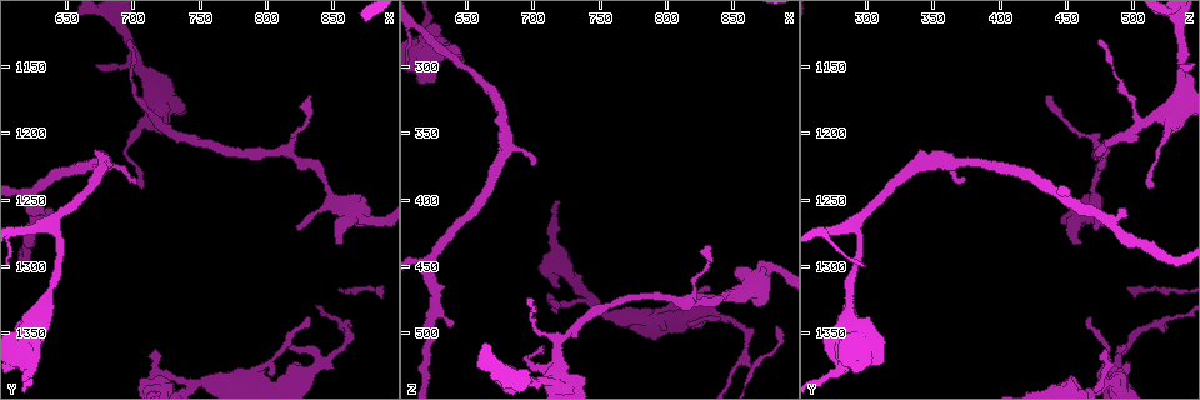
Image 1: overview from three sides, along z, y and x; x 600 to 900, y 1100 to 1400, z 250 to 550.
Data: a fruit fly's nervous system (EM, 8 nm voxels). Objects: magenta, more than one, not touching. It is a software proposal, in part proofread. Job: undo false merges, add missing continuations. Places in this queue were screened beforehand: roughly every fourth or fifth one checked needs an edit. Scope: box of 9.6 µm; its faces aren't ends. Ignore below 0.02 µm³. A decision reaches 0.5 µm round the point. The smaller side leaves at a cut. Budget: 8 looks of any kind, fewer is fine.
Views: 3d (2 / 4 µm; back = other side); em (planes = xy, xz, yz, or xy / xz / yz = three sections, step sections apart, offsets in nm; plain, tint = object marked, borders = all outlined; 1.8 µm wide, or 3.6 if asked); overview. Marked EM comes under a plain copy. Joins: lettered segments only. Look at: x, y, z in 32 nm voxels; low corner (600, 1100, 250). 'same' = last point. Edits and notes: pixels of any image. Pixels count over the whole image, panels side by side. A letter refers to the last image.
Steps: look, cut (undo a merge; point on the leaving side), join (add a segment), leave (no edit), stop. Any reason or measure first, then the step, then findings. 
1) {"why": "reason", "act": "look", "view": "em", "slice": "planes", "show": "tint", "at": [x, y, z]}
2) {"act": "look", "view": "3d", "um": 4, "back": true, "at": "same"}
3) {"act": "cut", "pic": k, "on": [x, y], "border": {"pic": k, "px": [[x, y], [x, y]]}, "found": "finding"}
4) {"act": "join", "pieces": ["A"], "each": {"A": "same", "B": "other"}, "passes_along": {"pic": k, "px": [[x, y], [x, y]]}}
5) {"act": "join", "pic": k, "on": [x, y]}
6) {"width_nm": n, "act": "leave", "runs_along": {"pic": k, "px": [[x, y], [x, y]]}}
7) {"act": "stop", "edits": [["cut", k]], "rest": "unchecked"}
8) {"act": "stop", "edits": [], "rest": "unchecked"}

{"why": "branch stops here", "act": "look", "view": "em", "slice": "planes", "show": "tint", "at": [696, 1132, 474]}

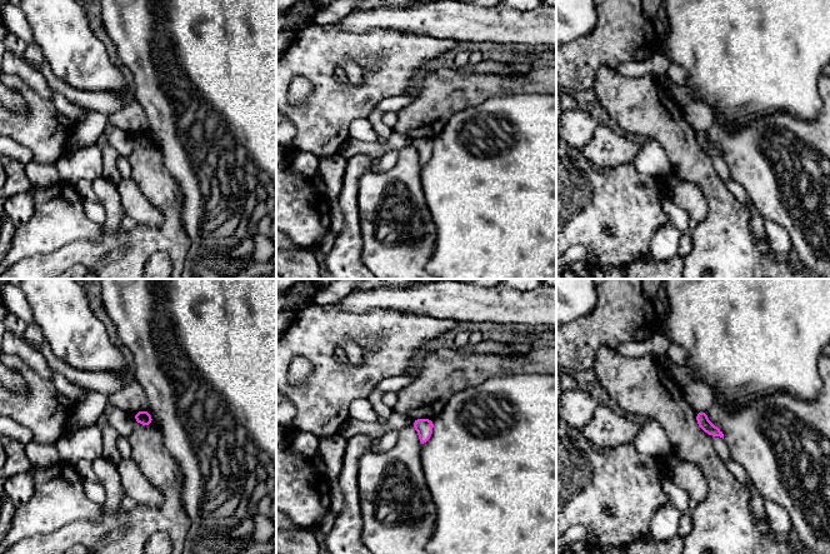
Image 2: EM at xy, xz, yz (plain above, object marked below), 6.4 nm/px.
{"why": "what lies round it", "act": "look", "view": "em", "slice": "planes", "show": "borders", "at": "same"}

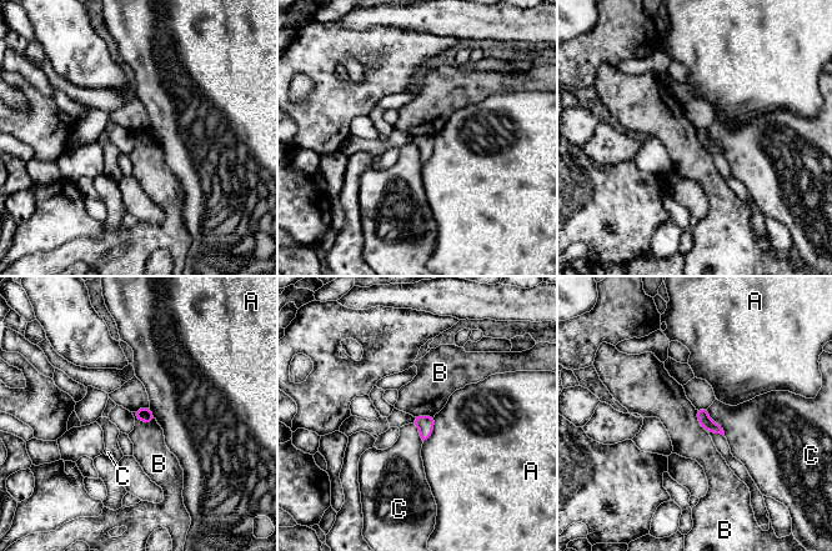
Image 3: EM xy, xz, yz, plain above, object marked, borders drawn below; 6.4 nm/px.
{"act": "leave", "each": {"A": "other", "B": "other", "C": "other"}, "found": "no lettered segment goes on from it"}

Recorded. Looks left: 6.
{"why": "three arms meet", "act": "look", "view": "3d", "um": 4, "at": [624, 1244, 444]}

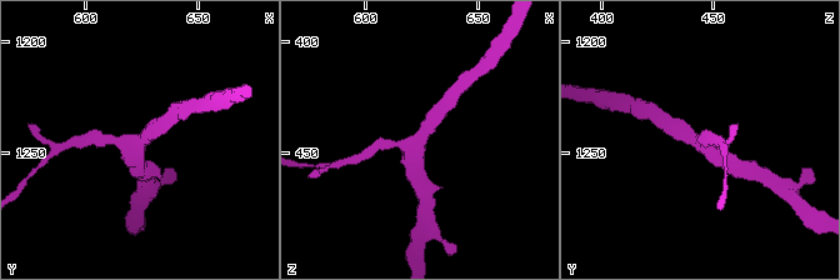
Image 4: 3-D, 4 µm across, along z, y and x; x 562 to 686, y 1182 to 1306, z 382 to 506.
{"arms": 3, "arm_widths_nm": [180, 220, 280], "why": "now the EM", "act": "look", "view": "em", "slice": "xy", "step": 4, "show": "tint", "at": [622, 1245, 445]}

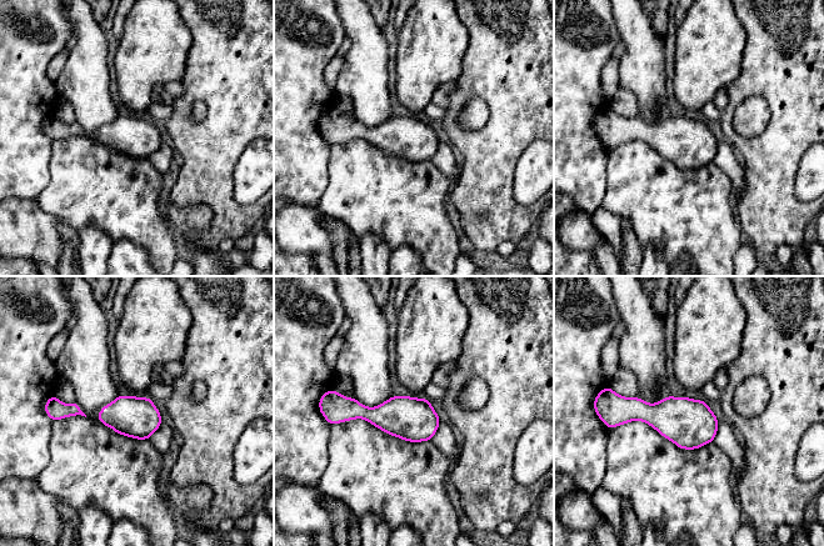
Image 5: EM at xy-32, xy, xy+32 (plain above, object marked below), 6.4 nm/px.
{"why": "cut it another way", "act": "look", "view": "em", "slice": "planes", "show": "borders", "at": "same"}

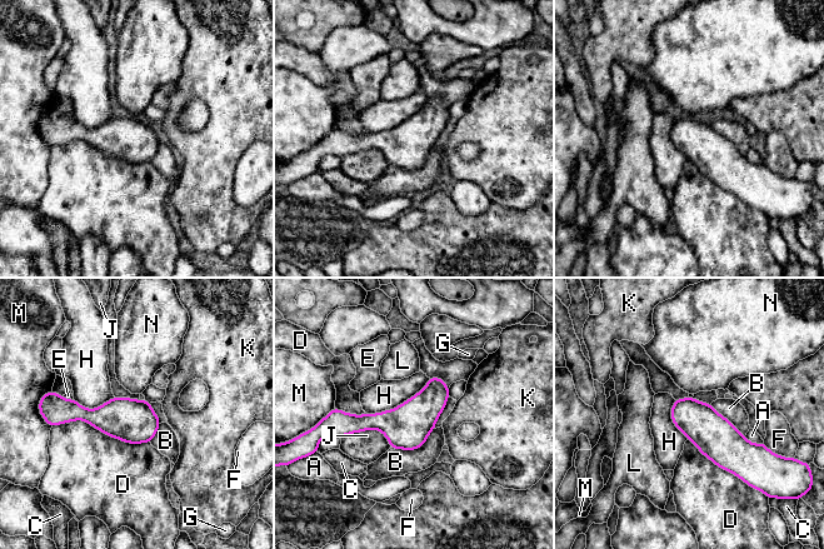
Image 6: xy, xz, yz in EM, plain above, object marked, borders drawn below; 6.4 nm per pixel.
{"act": "leave", "each": {"A": "other", "B": "other", "C": "other", "D": "other", "E": "other", "F": "other", "G": "other", "H": "other", "J": "other", "K": "other", "L": "other", "M": "other", "N": "other"}, "border": {"pic": 6, "px": [[429, 378], [398, 405], [365, 413]]}, "found": "continuous, no second neuron"}

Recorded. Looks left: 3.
{"why": "branch stops here", "act": "look", "view": "em", "um": 3.6, "slice": "planes", "show": "borders", "at": [706, 1242, 510]}

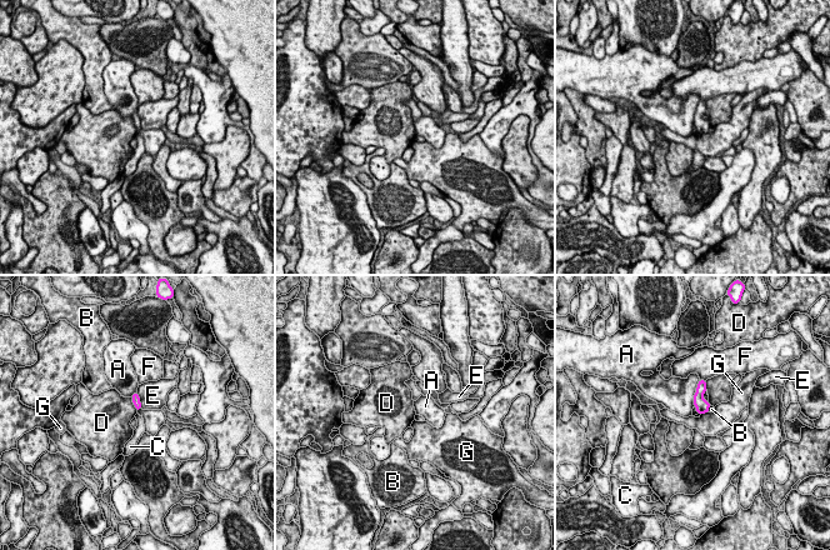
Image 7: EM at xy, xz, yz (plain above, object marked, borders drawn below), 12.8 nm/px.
{"act": "leave", "each": {"A": "other", "B": "other", "C": "other", "D": "other", "E": "other", "F": "other", "G": "other"}, "found": "none of them fits"}

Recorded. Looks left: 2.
{"act": "stop", "edits": [], "rest": "unchecked"}

